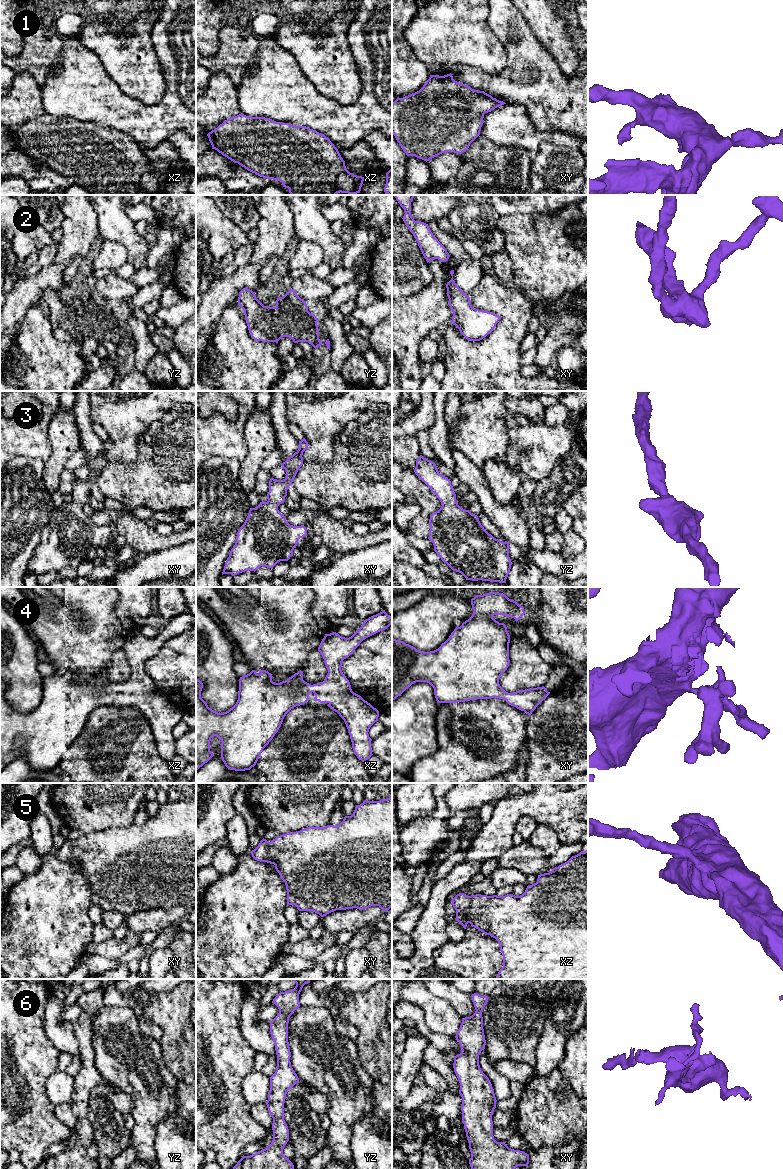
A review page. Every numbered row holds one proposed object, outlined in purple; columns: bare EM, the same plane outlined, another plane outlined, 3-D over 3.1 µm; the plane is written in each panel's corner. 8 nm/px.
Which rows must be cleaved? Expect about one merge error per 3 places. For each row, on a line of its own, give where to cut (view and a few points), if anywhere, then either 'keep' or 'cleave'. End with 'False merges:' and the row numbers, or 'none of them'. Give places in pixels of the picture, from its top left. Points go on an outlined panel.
1: cut none; keep
2: cut none; keep
3: cut none; keep
4: cut none; keep
5: cut none; keep
6: cut none; keep
False merges: none of them

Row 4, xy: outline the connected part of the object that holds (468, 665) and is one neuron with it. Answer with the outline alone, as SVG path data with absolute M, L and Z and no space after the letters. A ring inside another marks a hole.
M499 592L477 595L471 599L471 605L472 616L456 627L449 638L434 651L419 651L392 638L392 701L412 684L427 682L434 688L438 703L499 698L531 715L550 692L542 686L508 693L500 686L499 679L510 663L510 635L506 625L493 618L494 615L506 615L517 622L525 614L524 607Z

